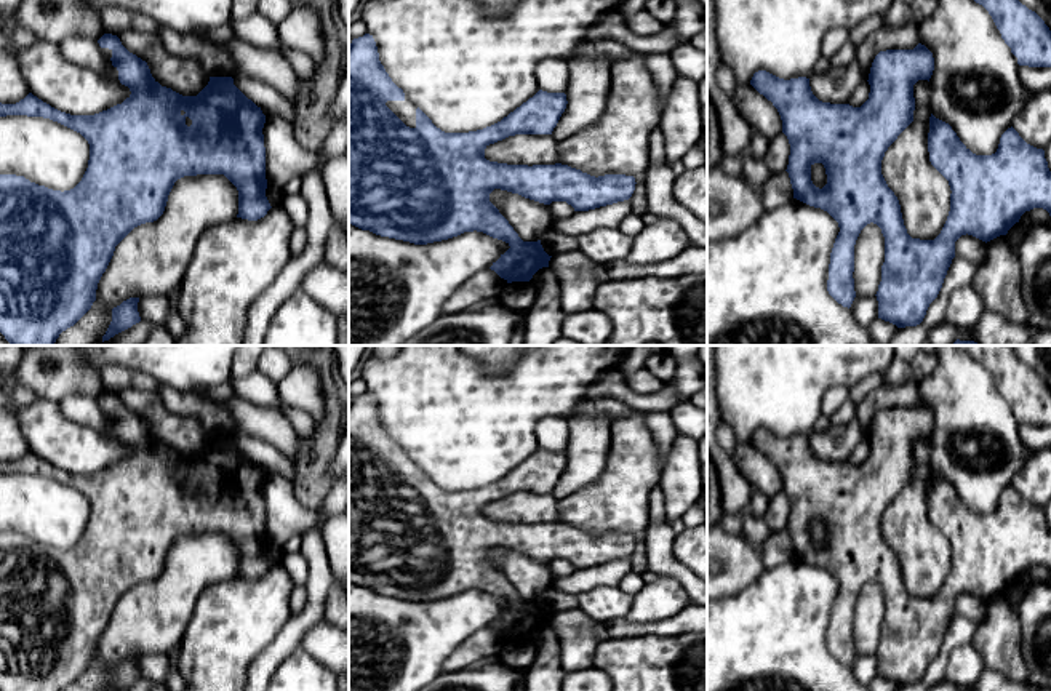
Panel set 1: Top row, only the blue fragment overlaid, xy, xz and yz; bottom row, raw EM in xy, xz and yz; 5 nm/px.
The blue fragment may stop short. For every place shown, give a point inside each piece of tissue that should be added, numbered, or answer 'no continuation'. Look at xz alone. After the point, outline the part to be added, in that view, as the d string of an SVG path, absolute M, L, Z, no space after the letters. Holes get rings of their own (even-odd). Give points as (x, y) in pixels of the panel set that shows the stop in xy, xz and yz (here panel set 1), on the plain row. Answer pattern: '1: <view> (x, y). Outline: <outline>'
1: xz (405, 469). Outline: M405 453L403 459L387 459L386 464L410 486L416 486L418 464Z

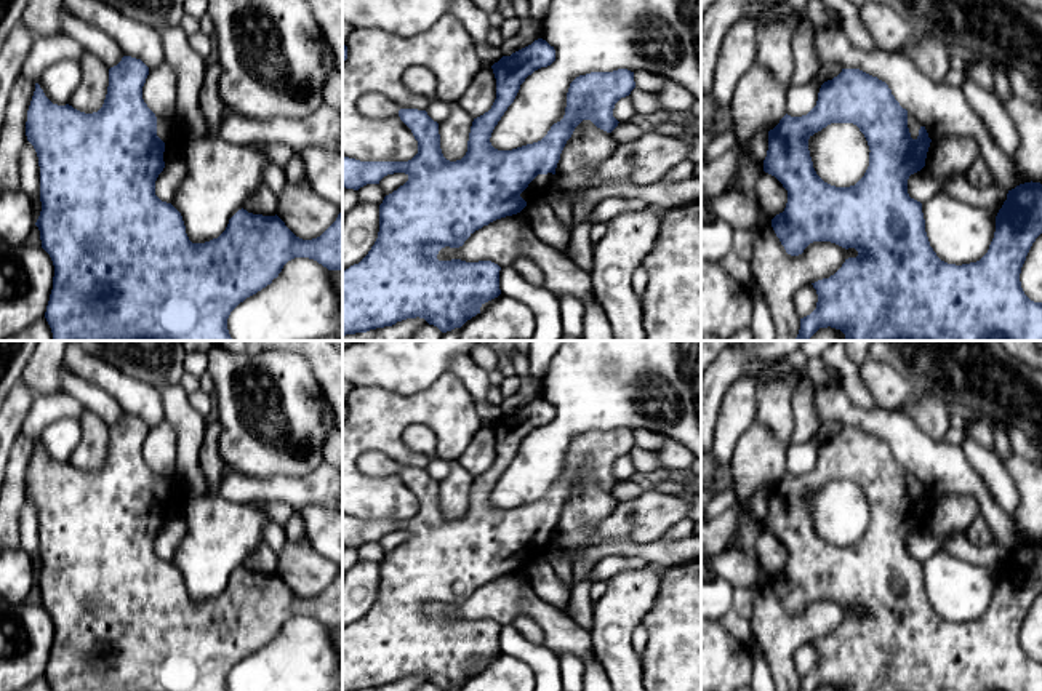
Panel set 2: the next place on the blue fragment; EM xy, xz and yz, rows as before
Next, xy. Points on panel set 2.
1: xy (168, 490). Outline: M157 475L157 494L165 501L165 523L182 513L182 493L176 477Z

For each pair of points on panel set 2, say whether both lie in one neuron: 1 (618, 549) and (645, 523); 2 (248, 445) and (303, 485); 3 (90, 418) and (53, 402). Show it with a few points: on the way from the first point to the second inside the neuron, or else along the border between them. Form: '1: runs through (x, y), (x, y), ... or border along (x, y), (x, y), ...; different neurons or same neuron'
1: border along (661, 536), (642, 543), (604, 541), (591, 547); different neurons
2: border along (316, 467), (296, 477), (255, 479), (252, 475); different neurons
3: border along (87, 410), (79, 419); different neurons

